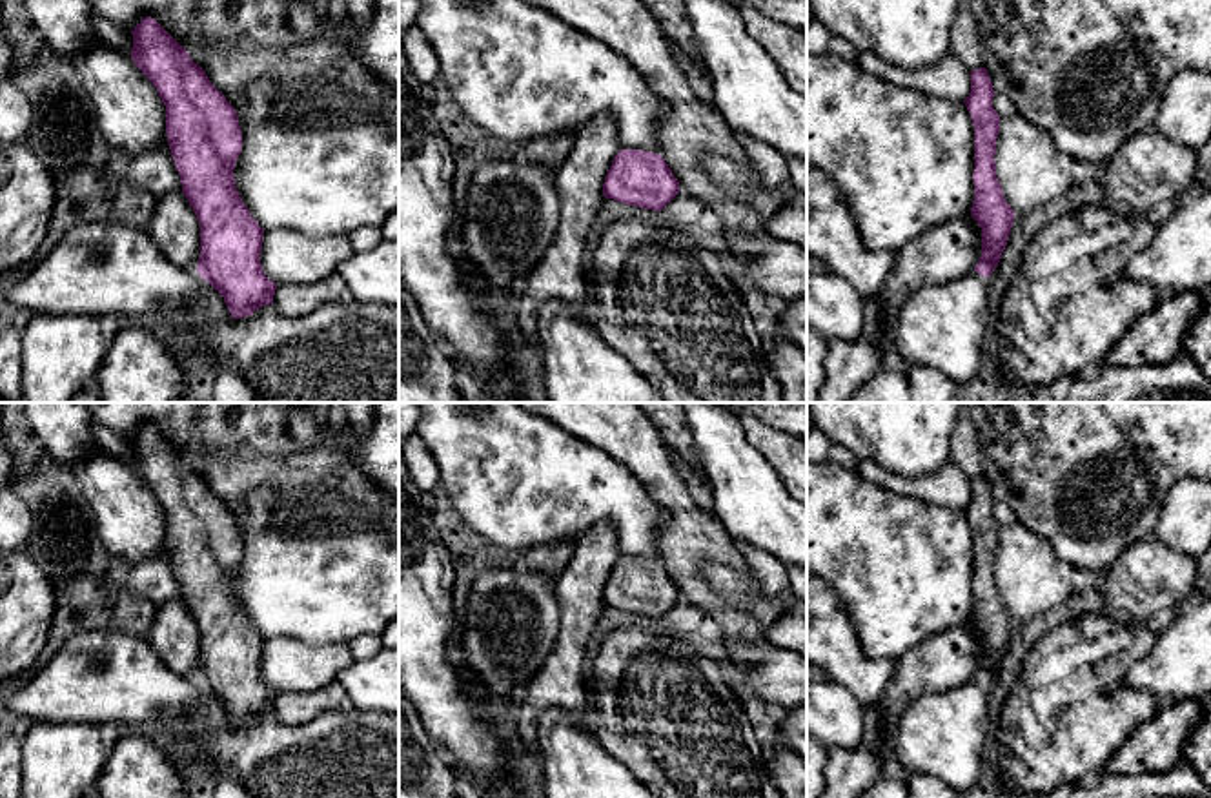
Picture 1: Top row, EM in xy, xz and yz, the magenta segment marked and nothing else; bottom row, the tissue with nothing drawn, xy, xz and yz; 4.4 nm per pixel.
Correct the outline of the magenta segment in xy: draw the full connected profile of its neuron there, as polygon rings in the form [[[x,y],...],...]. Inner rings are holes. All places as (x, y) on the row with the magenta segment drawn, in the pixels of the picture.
[[[142,18],[131,35],[131,58],[157,87],[166,106],[171,157],[180,175],[182,193],[200,224],[197,271],[224,297],[231,317],[248,317],[255,310],[273,304],[277,284],[266,277],[260,264],[264,230],[251,217],[235,186],[233,169],[242,151],[237,111],[211,84],[206,71],[191,60],[186,47],[155,18]]]

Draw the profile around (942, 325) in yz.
[[[978,271],[927,282],[898,312],[896,350],[911,364],[965,383],[982,364],[989,313],[987,279]]]

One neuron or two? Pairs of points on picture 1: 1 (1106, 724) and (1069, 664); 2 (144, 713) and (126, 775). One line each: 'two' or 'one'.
1: one
2: two

